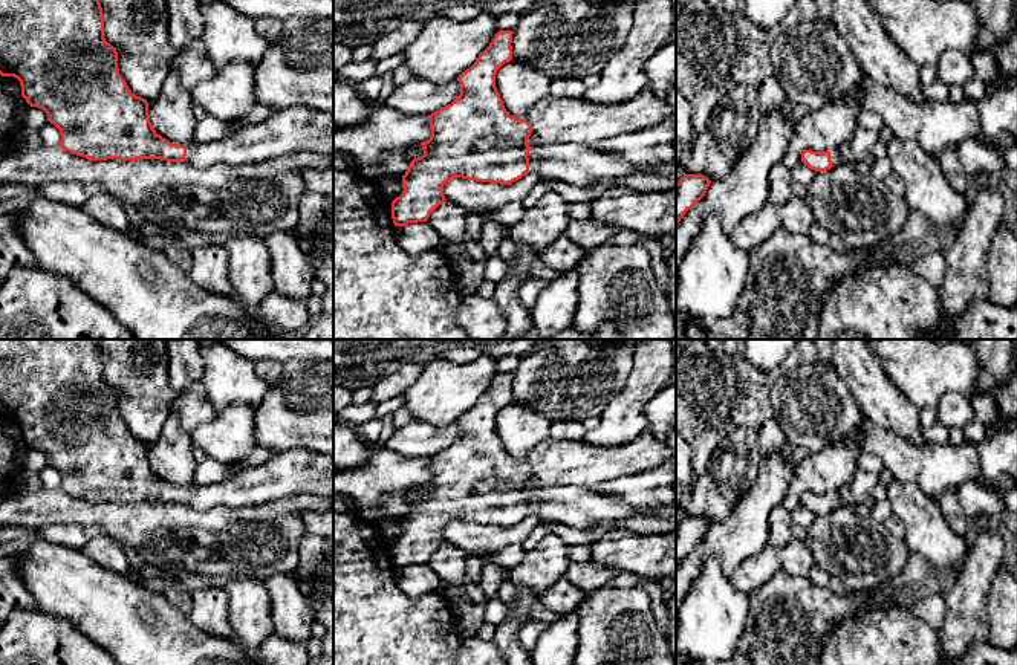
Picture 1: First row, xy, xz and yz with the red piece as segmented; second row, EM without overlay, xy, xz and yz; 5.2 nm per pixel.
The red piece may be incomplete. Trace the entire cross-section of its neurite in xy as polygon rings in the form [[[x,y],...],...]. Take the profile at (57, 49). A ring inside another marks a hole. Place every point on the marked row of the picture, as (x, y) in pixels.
[[[0,0],[0,75],[20,81],[21,96],[31,107],[44,110],[61,135],[60,147],[89,161],[161,159],[190,162],[206,168],[214,164],[239,165],[277,157],[297,150],[324,153],[333,157],[333,115],[307,105],[291,105],[266,119],[240,127],[234,135],[203,144],[171,144],[156,133],[150,122],[147,99],[136,96],[119,75],[118,52],[104,38],[99,0]]]

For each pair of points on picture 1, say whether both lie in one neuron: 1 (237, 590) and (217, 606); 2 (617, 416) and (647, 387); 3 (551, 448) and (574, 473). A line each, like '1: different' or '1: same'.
1: different
2: same
3: same

